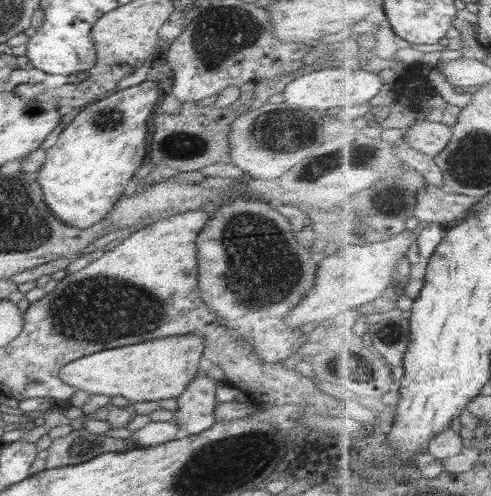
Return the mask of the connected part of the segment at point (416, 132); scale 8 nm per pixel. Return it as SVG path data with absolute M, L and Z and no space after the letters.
M426 119L416 122L407 133L404 131L403 139L419 151L436 157L446 150L453 136L454 127Z

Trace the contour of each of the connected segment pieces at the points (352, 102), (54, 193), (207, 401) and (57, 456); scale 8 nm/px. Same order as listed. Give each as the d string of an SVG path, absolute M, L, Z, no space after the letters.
M320 68L316 72L310 72L299 76L296 80L289 82L284 88L282 95L284 100L292 107L300 108L319 117L326 108L336 106L360 106L376 98L384 88L384 77L375 75L366 70L338 70L338 68Z
M154 81L118 88L72 117L57 143L45 149L46 162L36 172L36 180L42 184L46 204L62 223L83 230L90 228L131 190L134 174L146 158L148 120L160 102L160 90Z
M199 370L177 398L177 438L200 434L216 423L216 380Z
M86 428L72 430L62 438L55 438L48 448L45 468L58 468L70 464L82 464L105 452L128 451L132 444L125 439L94 434Z

